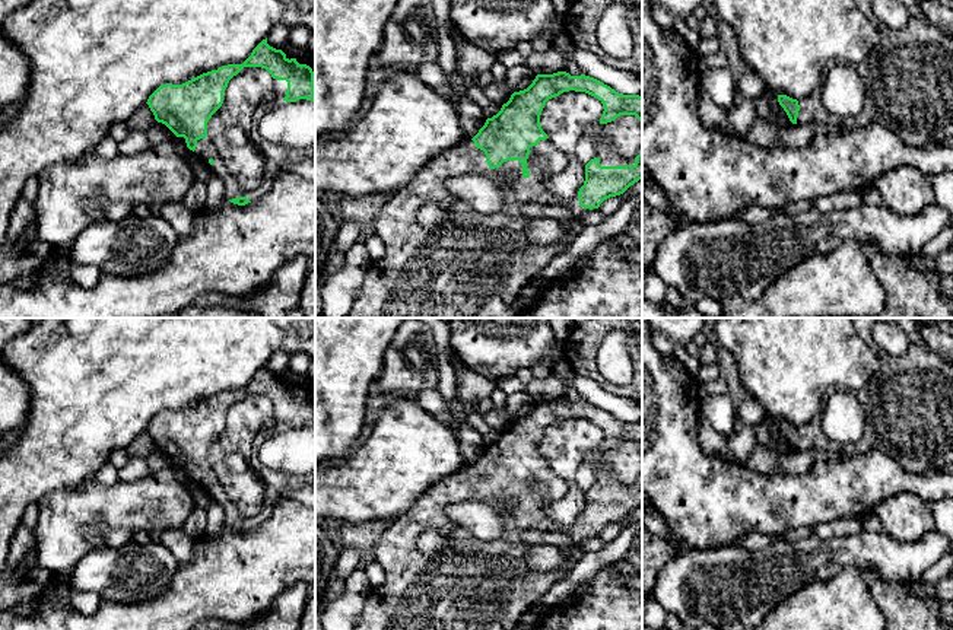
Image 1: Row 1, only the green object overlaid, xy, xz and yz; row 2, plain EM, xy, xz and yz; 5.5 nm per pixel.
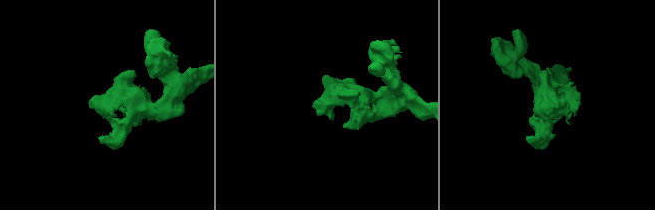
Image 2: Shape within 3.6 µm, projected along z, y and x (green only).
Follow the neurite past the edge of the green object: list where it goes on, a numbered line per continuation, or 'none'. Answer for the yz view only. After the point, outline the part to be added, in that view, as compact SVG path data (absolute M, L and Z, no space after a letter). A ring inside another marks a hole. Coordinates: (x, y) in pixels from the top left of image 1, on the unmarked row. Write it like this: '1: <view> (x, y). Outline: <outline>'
1: yz (908, 407). Outline: M924 341L911 344L900 356L892 356L881 347L877 347L874 353L880 363L877 376L855 391L865 417L863 438L852 443L833 443L823 433L822 420L813 419L798 427L797 451L841 451L849 456L881 451L909 472L940 470L943 465L953 464L953 366Z

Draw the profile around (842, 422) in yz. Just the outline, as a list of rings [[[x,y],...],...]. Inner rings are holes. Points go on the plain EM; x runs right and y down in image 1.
[[[836,388],[822,417],[822,430],[833,443],[858,442],[864,435],[864,408],[855,391]]]

